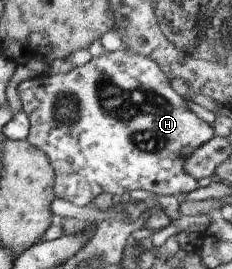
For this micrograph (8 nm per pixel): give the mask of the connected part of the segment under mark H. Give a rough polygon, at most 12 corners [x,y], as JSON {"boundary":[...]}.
{"boundary":[[120,47],[17,84],[55,198],[190,192],[214,135]]}

